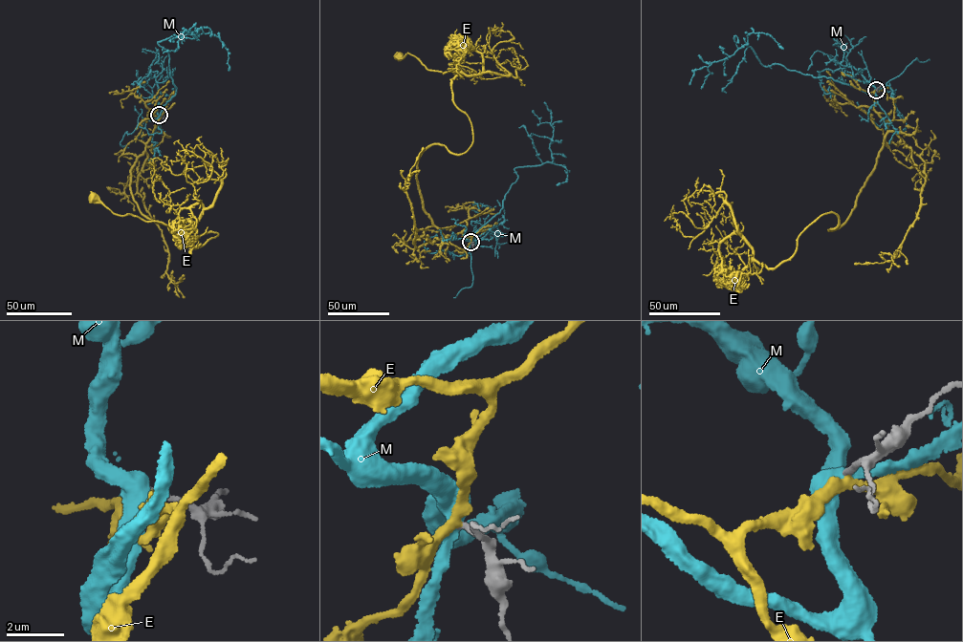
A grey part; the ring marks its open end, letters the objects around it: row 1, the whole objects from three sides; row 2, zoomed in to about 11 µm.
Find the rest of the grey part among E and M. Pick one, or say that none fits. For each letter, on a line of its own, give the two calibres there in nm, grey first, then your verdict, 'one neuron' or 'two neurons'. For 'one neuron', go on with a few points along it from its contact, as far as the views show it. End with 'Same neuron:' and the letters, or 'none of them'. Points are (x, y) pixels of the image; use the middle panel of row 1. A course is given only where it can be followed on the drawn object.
E: 190 nm thick on the grey side, 340 nm on the other; two neurons
M: 180 nm thick on the grey side, 480 nm on the other; one neuron; it runs (470, 243), (470, 235), (502, 208), (518, 177), (514, 168), (552, 163), (554, 128), (540, 123), (533, 110)
Same neuron: M

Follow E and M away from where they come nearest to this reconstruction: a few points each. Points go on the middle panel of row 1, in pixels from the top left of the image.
E: (470, 243), (434, 224), (415, 178), (431, 144), (470, 147), (450, 85), (459, 73), (401, 57)
M: (470, 243), (470, 235), (502, 208), (518, 177), (514, 168), (552, 163), (554, 128), (540, 123), (533, 110)

